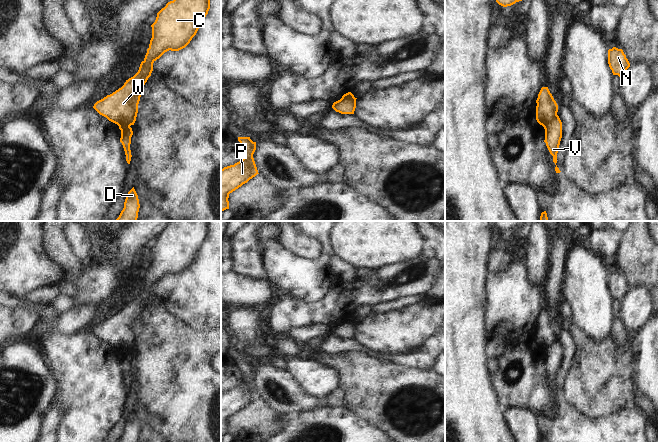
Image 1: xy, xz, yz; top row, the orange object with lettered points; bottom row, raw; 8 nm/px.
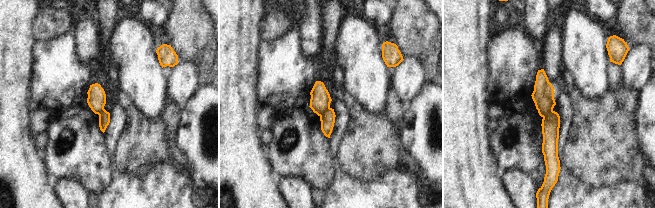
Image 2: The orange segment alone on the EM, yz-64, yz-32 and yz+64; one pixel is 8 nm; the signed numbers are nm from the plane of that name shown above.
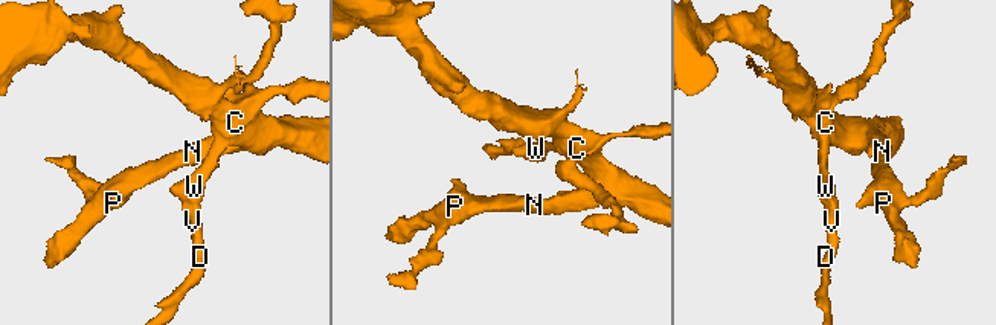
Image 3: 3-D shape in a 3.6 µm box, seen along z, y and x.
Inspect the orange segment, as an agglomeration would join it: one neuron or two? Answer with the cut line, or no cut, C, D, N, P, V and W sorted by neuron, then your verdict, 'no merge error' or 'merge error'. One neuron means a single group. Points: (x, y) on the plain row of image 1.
cut yz (556, 338), (543, 350); groups C N P W / D V; merge error

